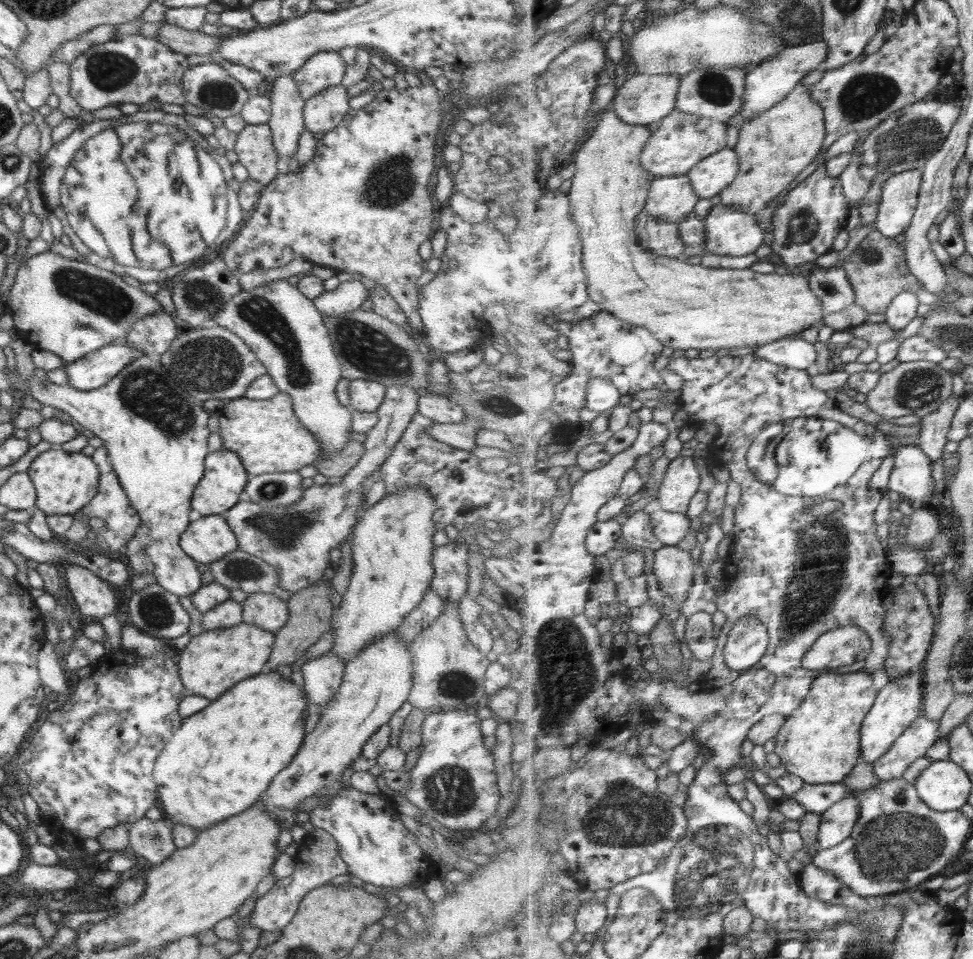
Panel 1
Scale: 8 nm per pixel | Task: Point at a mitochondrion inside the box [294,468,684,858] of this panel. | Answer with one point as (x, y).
(568, 675)

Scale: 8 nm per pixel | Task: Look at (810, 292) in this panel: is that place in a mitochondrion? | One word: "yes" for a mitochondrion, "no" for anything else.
no

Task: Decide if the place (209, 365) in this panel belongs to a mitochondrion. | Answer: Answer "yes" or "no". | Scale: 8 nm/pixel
yes

